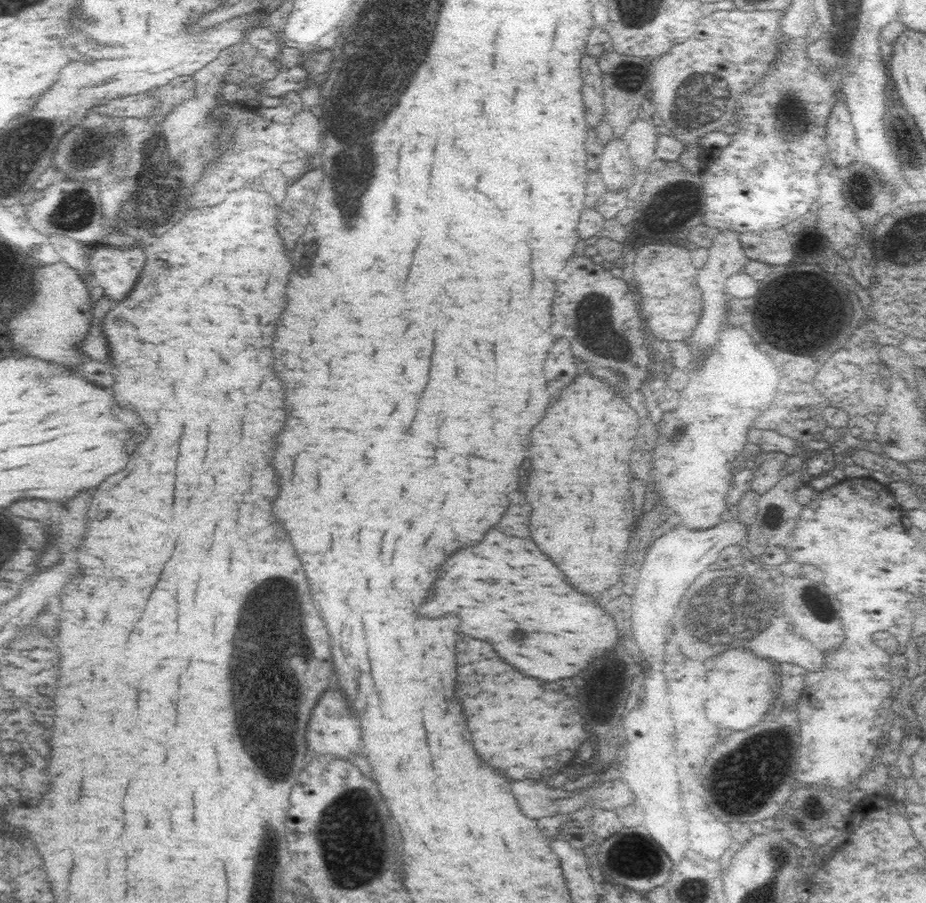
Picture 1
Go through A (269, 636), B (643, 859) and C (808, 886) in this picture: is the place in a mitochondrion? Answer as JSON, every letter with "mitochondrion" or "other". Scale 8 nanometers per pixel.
{"A":"mitochondrion","B":"mitochondrion","C":"other"}

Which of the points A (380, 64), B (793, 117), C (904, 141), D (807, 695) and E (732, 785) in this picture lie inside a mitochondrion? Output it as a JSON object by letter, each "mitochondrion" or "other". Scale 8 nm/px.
{"A":"mitochondrion","B":"mitochondrion","C":"mitochondrion","D":"other","E":"mitochondrion"}

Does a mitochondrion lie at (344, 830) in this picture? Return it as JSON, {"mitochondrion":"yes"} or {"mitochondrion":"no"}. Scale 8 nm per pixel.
{"mitochondrion":"yes"}

